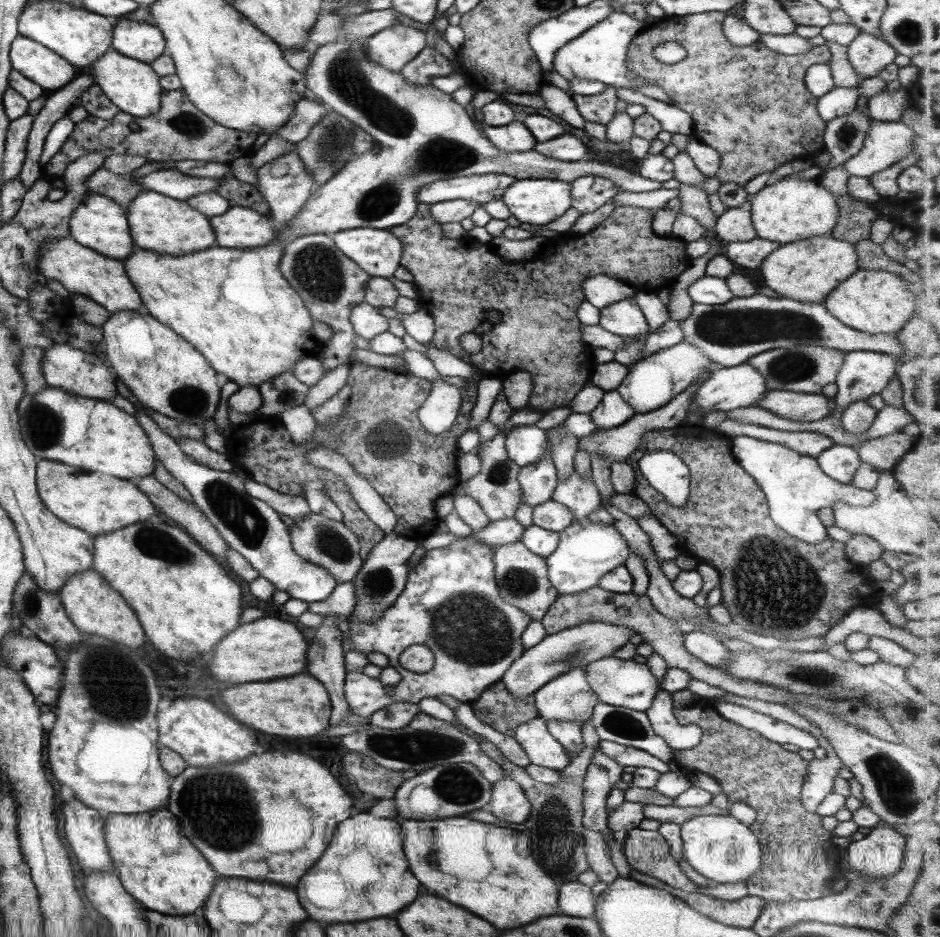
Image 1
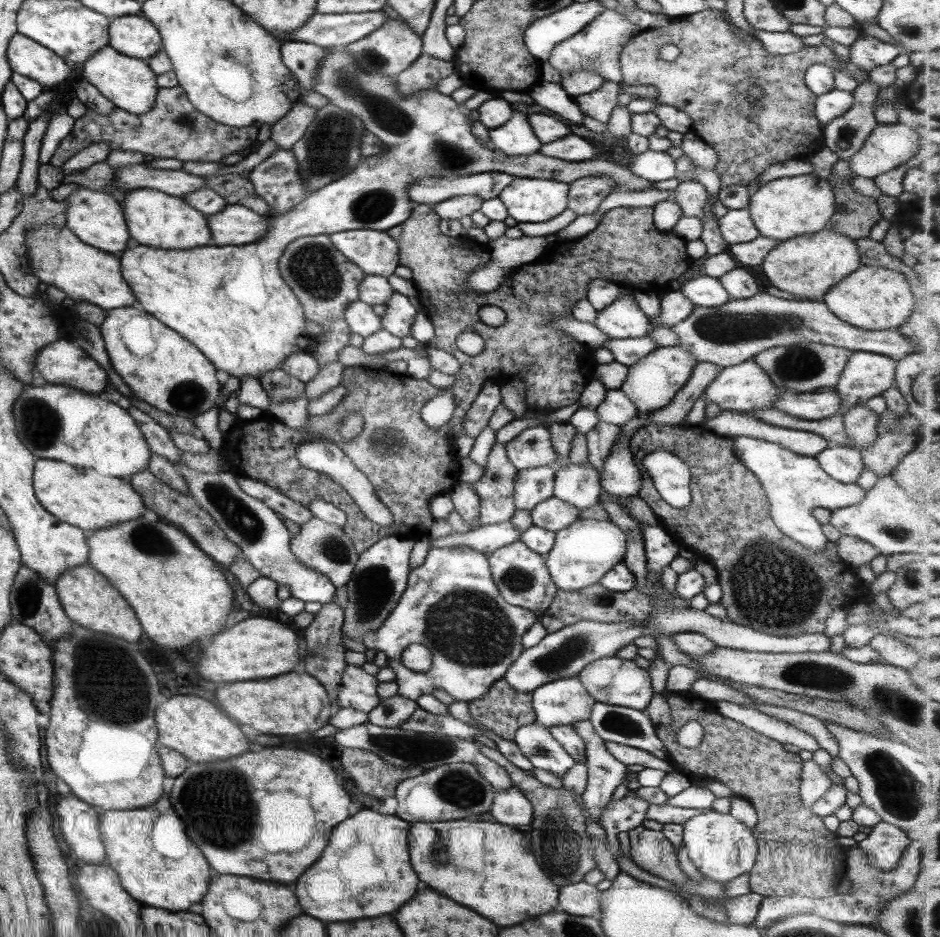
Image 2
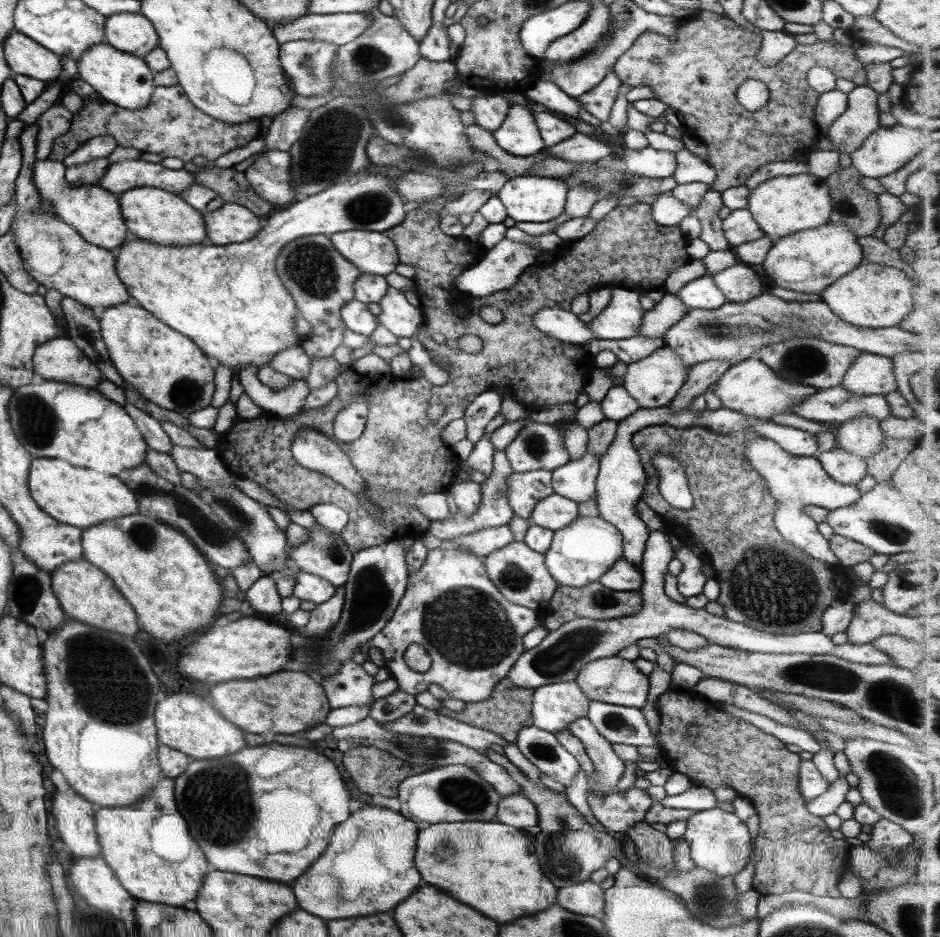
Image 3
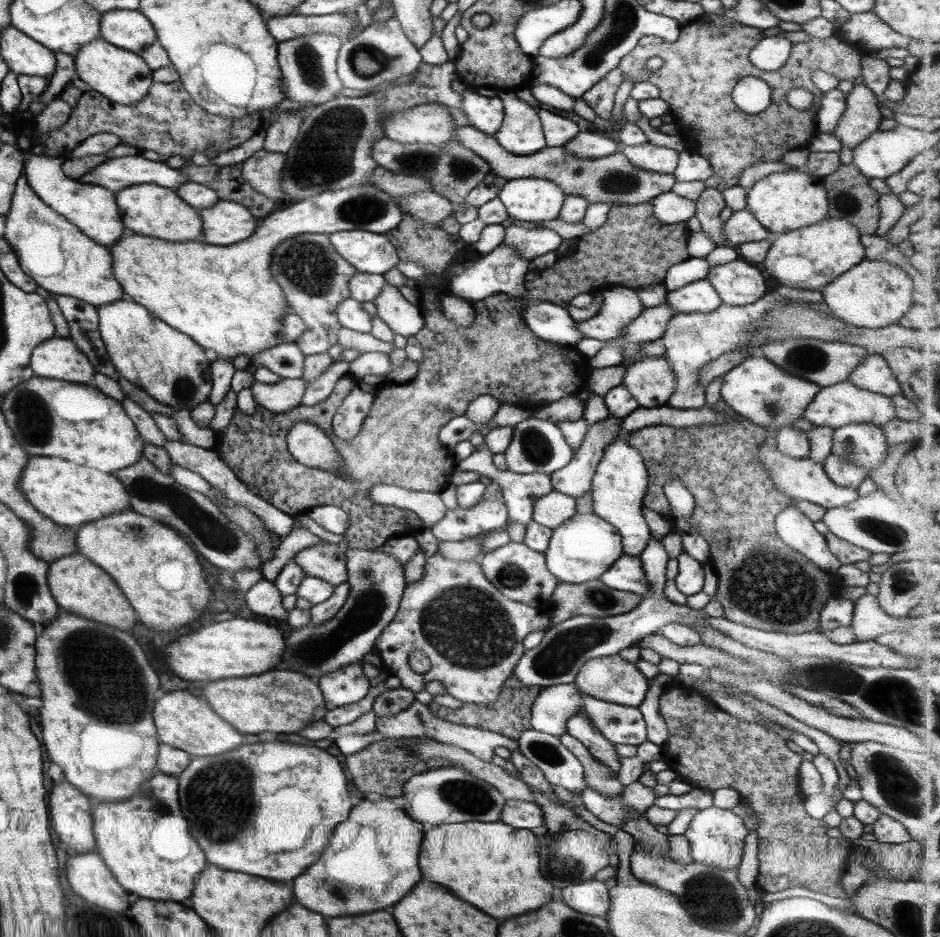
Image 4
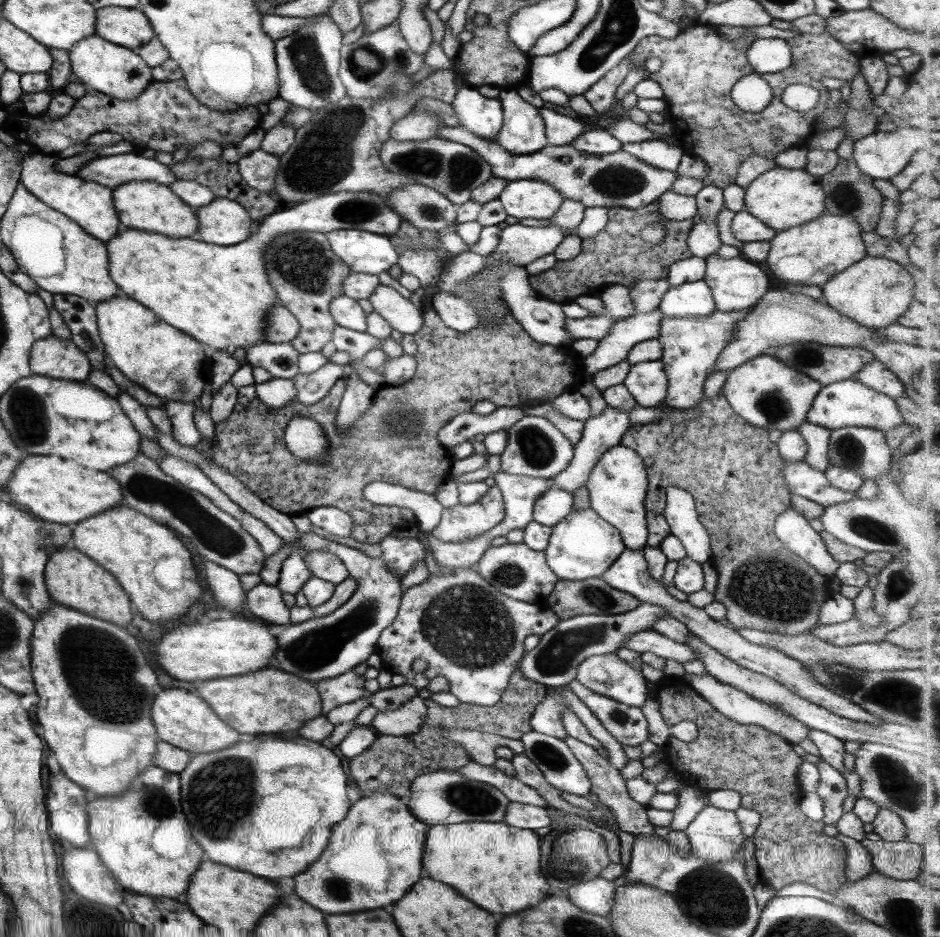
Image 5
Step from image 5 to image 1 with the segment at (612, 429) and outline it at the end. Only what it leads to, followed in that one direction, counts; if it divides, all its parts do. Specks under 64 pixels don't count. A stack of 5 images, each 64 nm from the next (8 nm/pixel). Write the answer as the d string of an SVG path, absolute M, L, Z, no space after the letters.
M575 470L556 483L551 499L569 509L573 513L573 521L588 518L589 513L602 506L599 491L591 477L579 477Z

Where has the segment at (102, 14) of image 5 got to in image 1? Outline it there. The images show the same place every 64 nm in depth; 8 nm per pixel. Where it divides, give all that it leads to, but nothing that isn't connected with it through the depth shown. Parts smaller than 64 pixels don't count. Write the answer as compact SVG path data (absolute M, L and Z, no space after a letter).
M119 19L114 22L110 48L127 58L149 64L164 53L165 40L152 24Z

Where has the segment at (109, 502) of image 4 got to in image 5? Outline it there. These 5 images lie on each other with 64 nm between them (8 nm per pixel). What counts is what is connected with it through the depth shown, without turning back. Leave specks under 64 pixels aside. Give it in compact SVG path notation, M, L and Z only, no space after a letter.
M27 455L17 465L17 470L13 476L9 477L9 498L13 504L27 508L33 516L38 519L55 522L57 524L72 526L86 518L93 517L107 509L118 507L121 505L121 486L107 474L103 472L95 472L95 470L87 470L81 468L71 460L61 460L58 456L49 455Z

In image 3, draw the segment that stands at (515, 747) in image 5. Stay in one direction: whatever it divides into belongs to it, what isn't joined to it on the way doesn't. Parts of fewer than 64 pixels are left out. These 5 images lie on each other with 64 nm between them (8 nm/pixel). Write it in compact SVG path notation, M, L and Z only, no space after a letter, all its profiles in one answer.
M415 703L413 709L395 721L379 724L383 730L409 734L409 736L429 736L437 740L451 740L461 746L471 748L478 754L484 755L490 744L503 746L508 742L497 734L483 730L455 718L443 716L437 710L429 710Z

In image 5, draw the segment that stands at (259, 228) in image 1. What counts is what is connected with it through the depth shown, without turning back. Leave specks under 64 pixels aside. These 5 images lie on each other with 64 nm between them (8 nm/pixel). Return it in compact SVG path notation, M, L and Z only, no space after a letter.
M214 200L195 210L197 216L197 240L215 246L233 246L243 242L254 231L243 206L233 200Z

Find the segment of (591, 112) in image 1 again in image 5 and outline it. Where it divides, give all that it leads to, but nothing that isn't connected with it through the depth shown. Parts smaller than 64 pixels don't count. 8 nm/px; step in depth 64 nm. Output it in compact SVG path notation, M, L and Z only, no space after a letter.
M625 57L617 66L608 70L582 94L589 101L595 113L601 114L610 108L617 87L629 71L627 64L629 64L629 59Z

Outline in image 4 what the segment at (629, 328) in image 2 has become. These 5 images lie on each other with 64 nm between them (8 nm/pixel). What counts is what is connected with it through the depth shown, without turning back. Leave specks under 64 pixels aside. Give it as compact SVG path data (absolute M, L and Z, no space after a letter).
M621 286L604 287L603 302L595 316L577 323L577 330L584 338L604 343L623 335L623 327L629 325L643 310L633 289Z

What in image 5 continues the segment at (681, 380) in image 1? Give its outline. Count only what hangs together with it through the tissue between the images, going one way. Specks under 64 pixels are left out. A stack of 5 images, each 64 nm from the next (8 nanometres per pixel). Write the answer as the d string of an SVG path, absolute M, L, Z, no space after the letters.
M660 359L630 365L622 383L636 404L643 408L655 408L665 400L667 376Z

